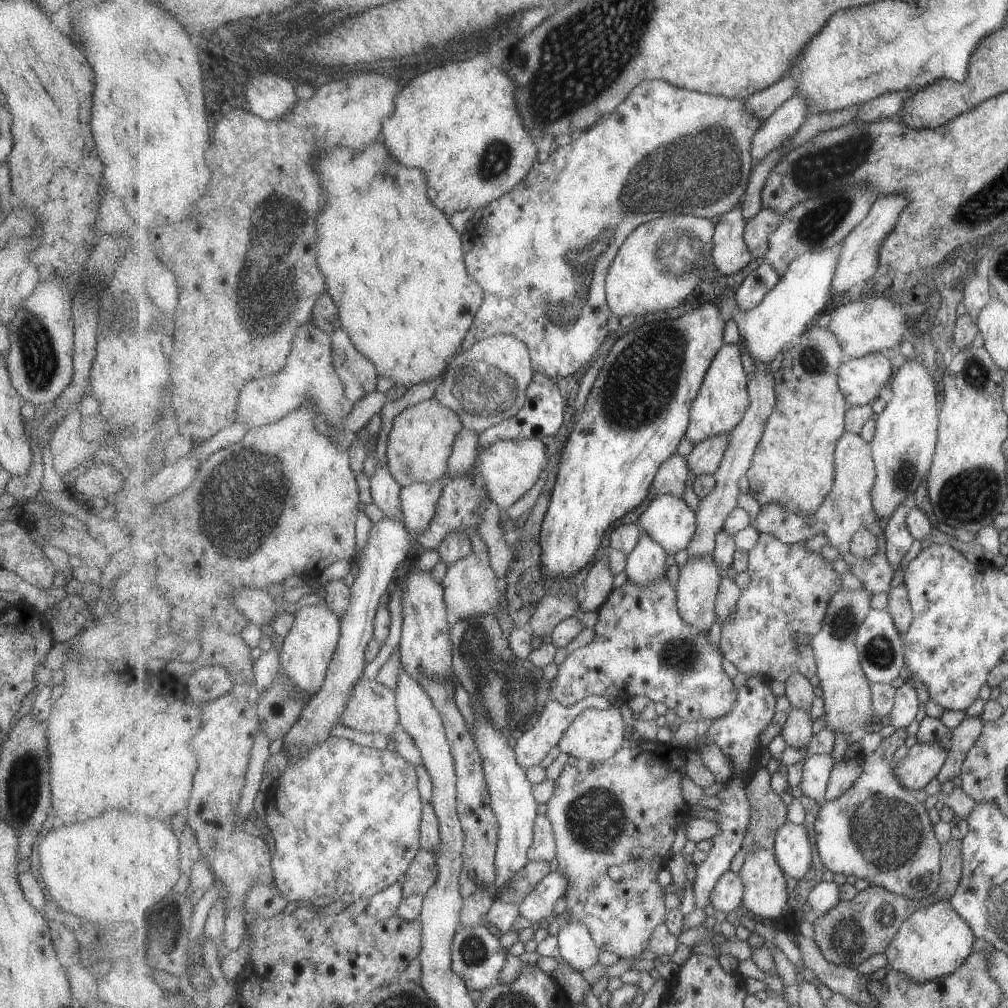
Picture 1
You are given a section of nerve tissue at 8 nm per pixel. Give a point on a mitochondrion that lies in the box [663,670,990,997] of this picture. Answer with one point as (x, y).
(885, 830)

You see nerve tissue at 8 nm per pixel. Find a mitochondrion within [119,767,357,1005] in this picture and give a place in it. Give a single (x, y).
(165, 921)

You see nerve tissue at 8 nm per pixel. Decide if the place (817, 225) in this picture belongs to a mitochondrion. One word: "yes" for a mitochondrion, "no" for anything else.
yes

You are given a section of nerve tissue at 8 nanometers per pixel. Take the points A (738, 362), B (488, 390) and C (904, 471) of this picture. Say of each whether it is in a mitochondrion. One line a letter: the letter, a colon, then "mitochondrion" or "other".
A: other
B: mitochondrion
C: mitochondrion

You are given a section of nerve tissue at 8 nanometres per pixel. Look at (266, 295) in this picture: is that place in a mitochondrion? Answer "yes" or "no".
yes

